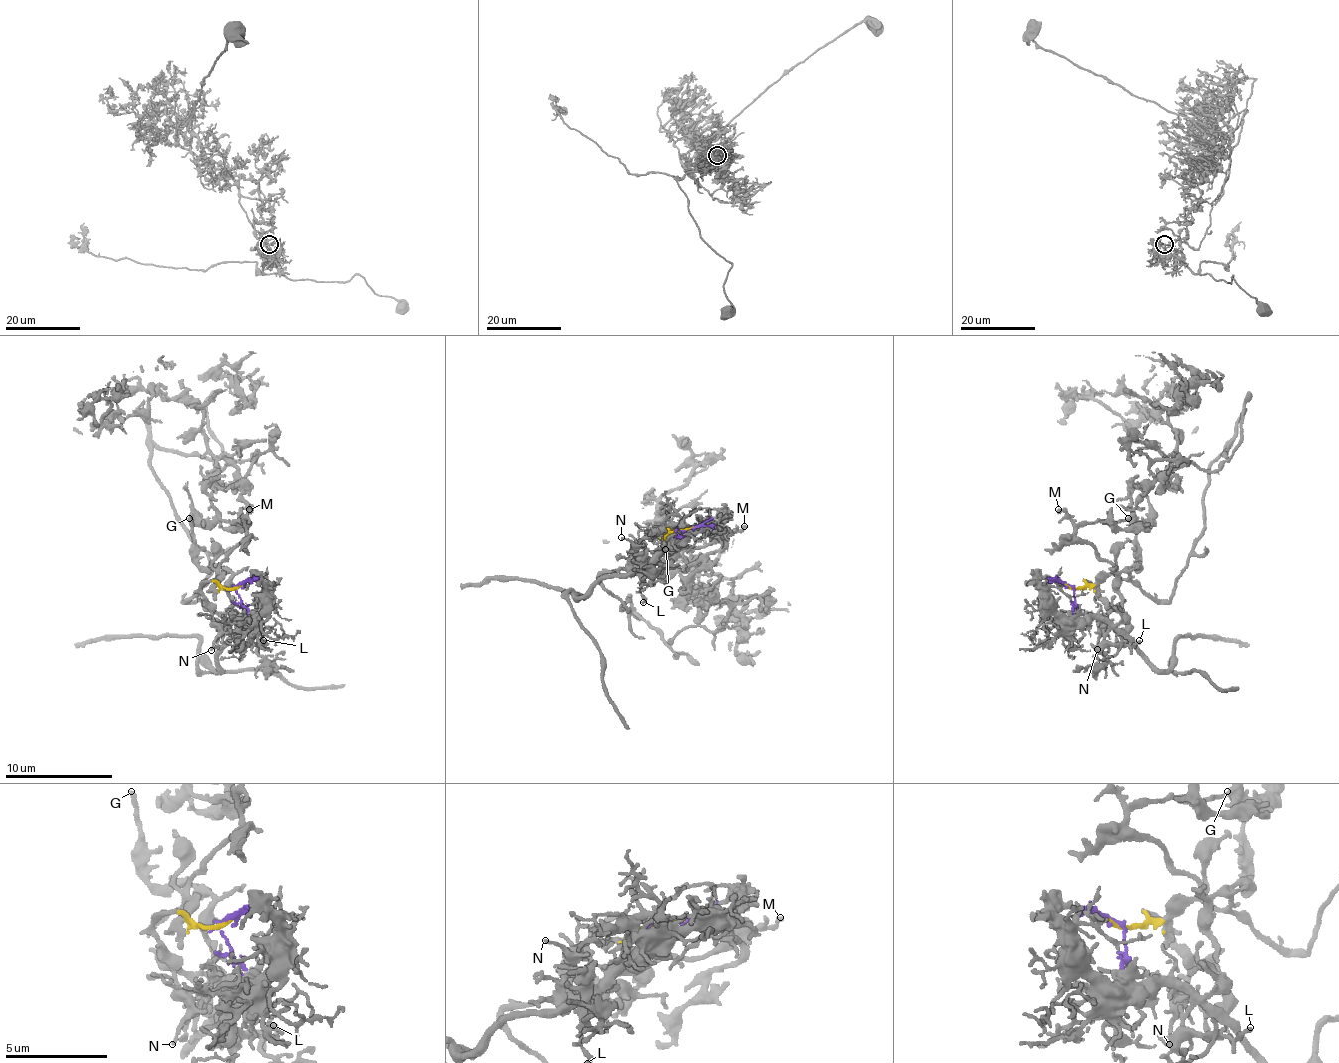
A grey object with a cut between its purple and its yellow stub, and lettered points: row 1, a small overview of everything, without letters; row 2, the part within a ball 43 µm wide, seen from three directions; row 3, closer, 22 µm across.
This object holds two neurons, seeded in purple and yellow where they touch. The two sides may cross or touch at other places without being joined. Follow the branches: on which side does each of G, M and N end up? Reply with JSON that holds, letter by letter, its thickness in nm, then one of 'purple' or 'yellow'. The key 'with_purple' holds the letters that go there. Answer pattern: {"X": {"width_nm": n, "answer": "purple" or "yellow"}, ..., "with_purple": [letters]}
{"G": {"width_nm": 240, "answer": "yellow"}, "M": {"width_nm": 260, "answer": "yellow"}, "N": {"width_nm": 130, "answer": "yellow"}, "with_purple": []}

